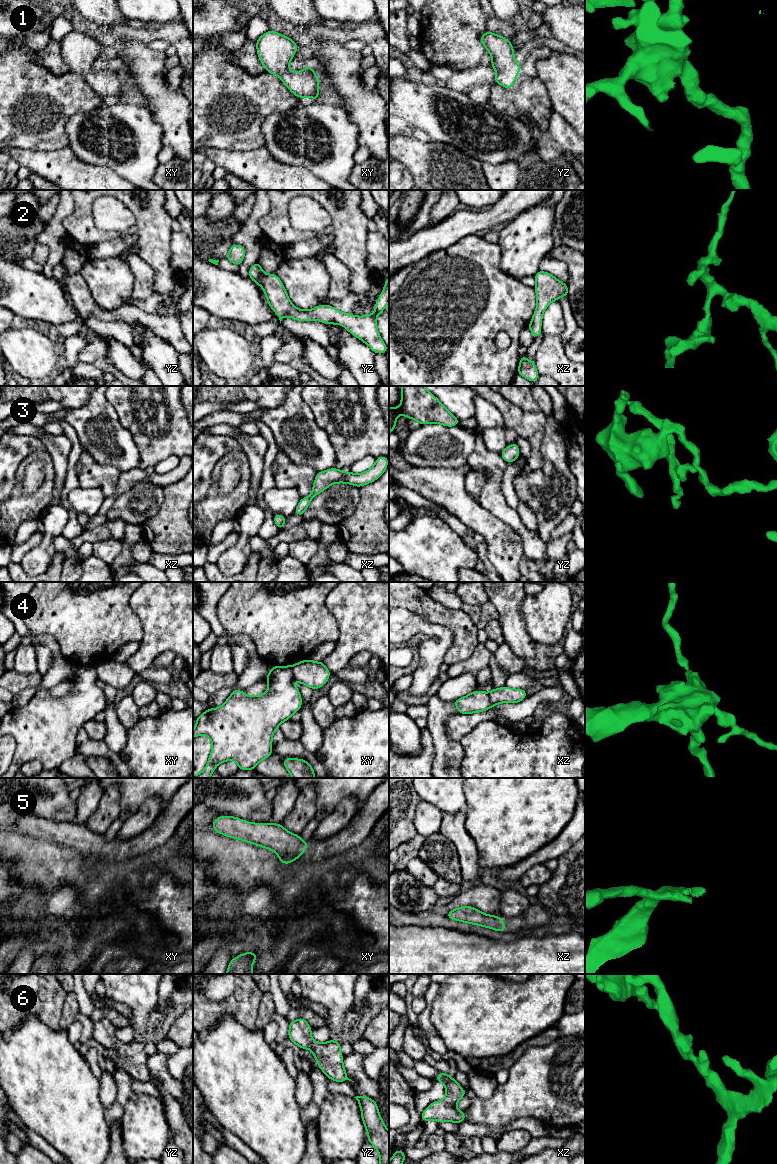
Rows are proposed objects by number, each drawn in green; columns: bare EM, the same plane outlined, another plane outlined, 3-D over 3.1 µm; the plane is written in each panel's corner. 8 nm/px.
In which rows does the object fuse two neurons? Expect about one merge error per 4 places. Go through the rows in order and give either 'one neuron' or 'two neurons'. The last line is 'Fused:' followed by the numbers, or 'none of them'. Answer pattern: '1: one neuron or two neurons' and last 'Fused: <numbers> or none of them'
1: one neuron
2: one neuron
3: one neuron
4: two neurons
5: one neuron
6: one neuron
Fused: 4

